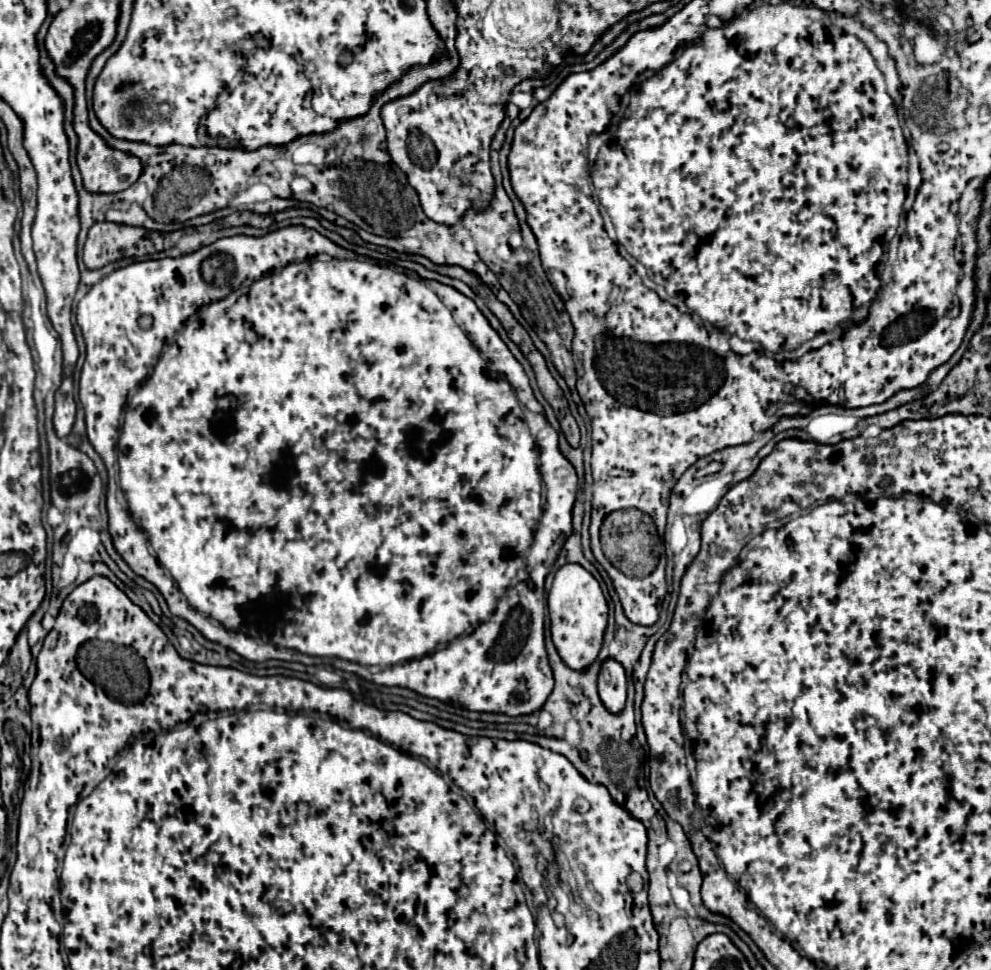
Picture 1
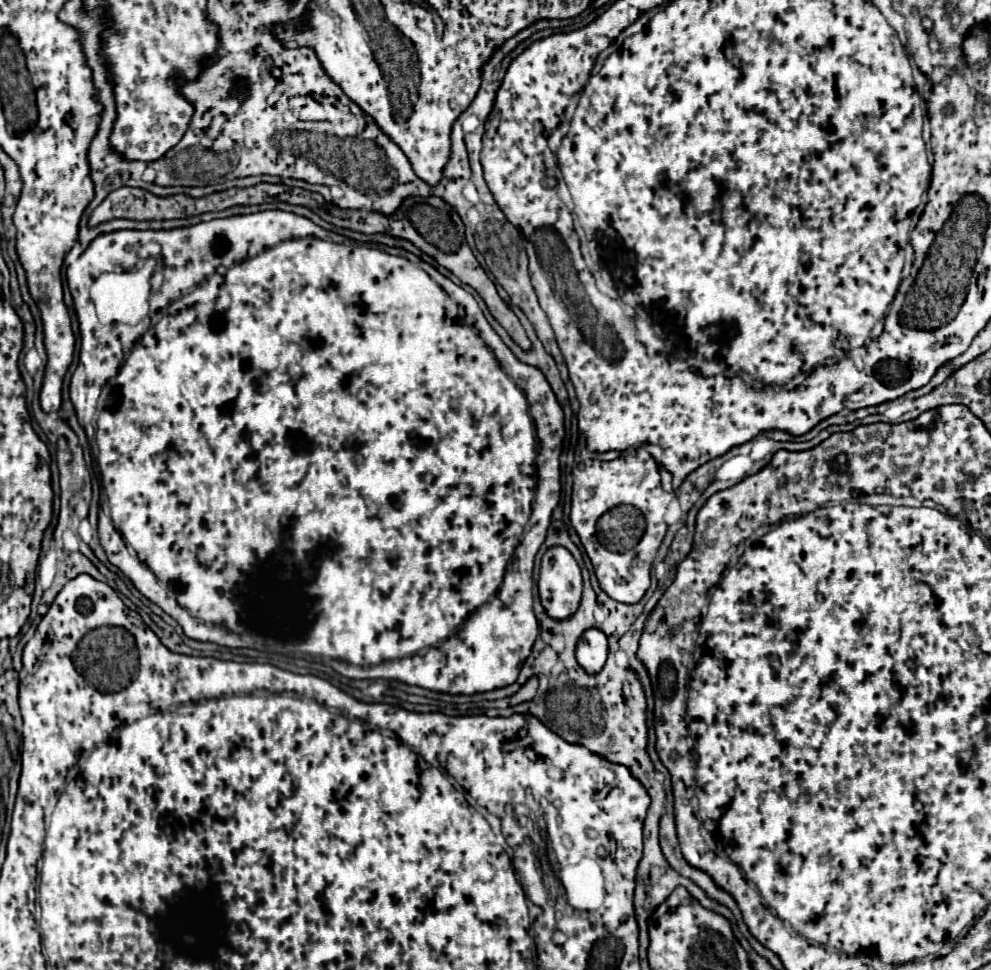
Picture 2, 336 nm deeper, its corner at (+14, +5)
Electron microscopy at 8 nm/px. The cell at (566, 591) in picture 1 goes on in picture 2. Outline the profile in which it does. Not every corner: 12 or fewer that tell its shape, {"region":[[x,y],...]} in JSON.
{"region":[[549,547],[541,559],[539,597],[553,619],[581,601],[573,555]]}

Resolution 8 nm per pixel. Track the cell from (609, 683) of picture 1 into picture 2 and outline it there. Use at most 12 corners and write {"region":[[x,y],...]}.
{"region":[[587,629],[577,641],[577,661],[599,673],[607,659],[607,635]]}

